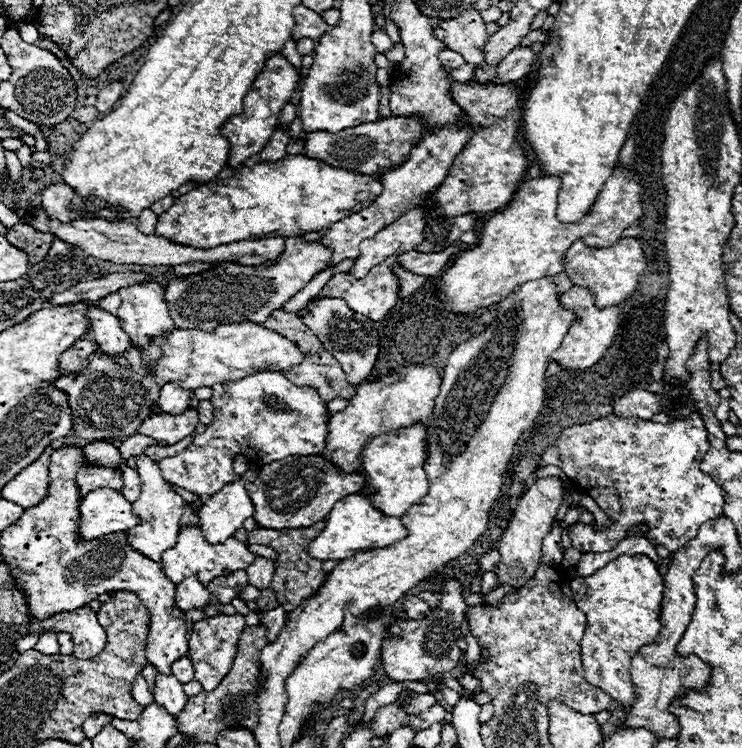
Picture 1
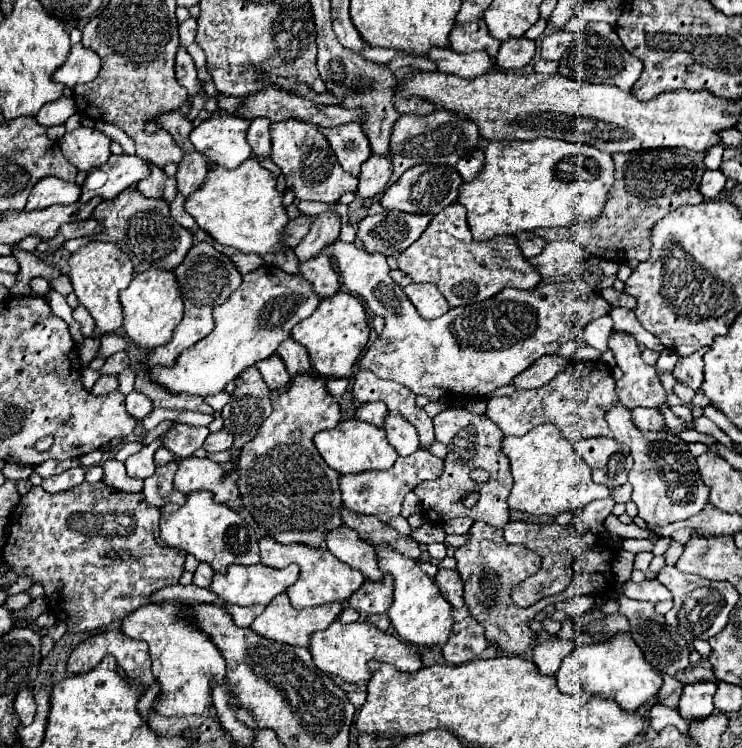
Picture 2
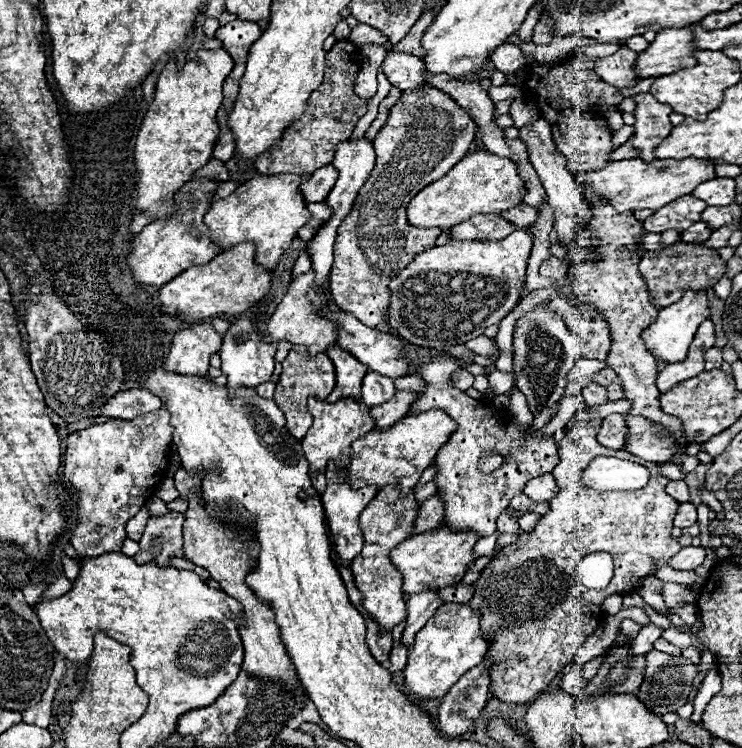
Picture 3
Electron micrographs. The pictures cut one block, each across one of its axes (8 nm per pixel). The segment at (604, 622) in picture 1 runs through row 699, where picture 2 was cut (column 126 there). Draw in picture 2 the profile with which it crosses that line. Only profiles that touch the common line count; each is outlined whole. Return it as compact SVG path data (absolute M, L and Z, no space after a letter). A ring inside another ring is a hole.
M176 600L176 602L162 602L162 604L150 602L146 606L140 606L122 620L122 632L130 638L144 640L150 646L152 674L160 684L160 694L156 696L152 706L160 716L208 716L210 710L214 708L210 702L212 688L214 684L222 684L226 680L226 664L212 638L206 636L206 632L202 632L200 628L196 628L186 616L178 614L178 610L182 608L192 608L192 604Z

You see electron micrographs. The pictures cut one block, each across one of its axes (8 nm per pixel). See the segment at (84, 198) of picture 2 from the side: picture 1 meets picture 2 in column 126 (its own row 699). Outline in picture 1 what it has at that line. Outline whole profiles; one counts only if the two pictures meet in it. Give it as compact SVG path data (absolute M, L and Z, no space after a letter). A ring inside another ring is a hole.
M156 674L154 702L164 706L170 714L178 714L186 706L188 696L184 694L182 684L172 674Z

